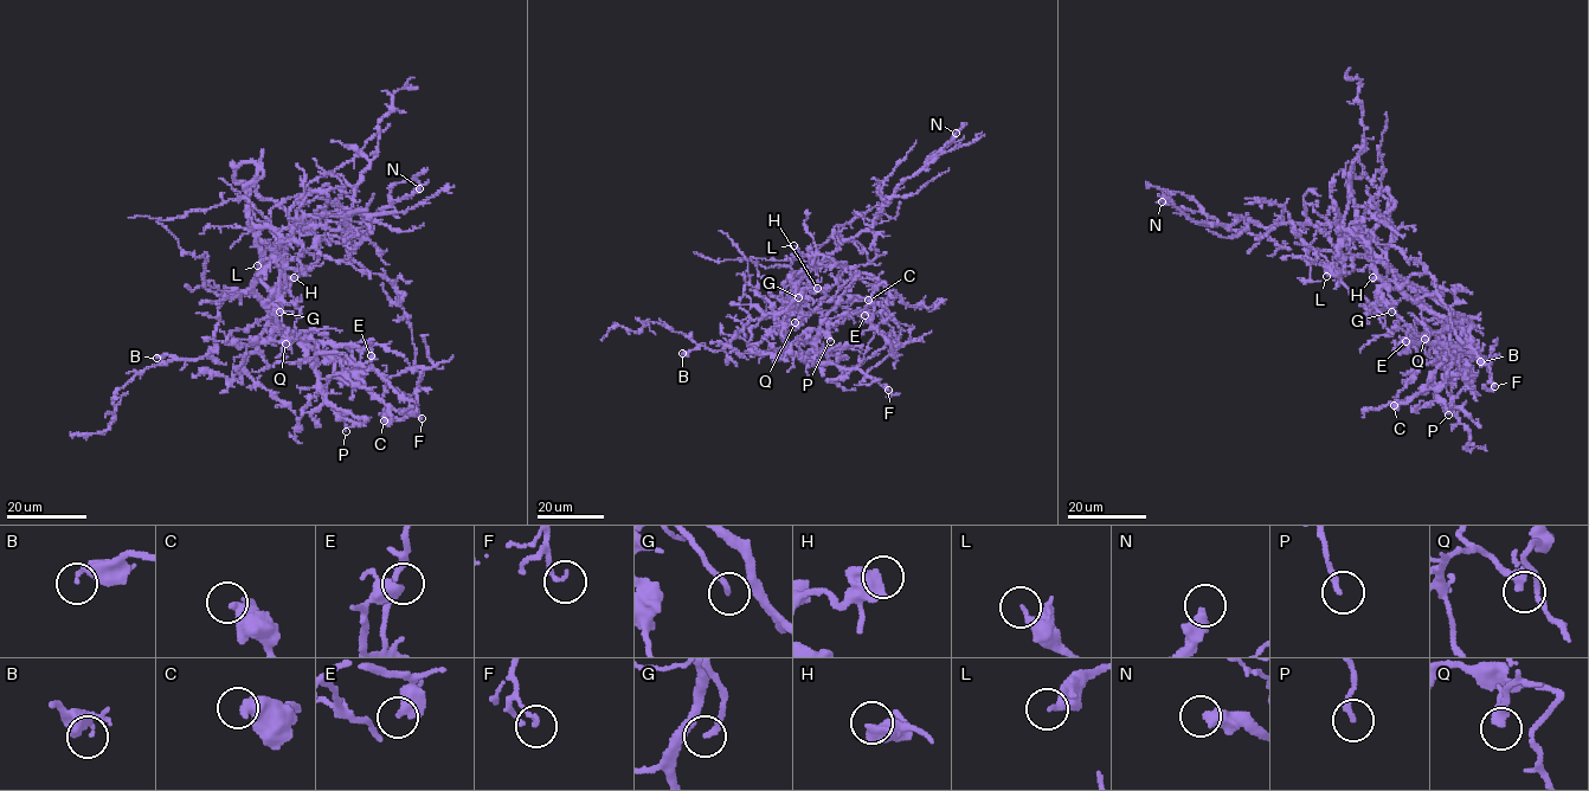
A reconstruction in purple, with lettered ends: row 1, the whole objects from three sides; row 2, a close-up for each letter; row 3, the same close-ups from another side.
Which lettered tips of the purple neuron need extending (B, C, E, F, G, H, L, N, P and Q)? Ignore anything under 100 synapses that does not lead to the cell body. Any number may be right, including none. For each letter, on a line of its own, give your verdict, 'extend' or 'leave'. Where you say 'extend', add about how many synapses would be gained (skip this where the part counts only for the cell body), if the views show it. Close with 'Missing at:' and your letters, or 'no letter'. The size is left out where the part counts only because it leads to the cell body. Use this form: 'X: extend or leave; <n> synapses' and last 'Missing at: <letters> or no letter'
B: leave
C: leave
E: leave
F: leave
G: leave
H: leave
L: leave
N: leave
P: leave
Q: leave
Missing at: no letter

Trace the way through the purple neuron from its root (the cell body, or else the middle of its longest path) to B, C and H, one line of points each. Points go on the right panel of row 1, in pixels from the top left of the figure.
B: (1375, 255), (1433, 312), (1441, 323), (1445, 341), (1467, 355), (1472, 360), (1468, 361), (1474, 358), (1480, 361)
C: (1375, 255), (1406, 282), (1448, 306), (1460, 326), (1451, 328), (1451, 353), (1427, 385), (1407, 403), (1394, 405)
H: (1375, 255), (1387, 271), (1387, 281), (1378, 291), (1382, 282), (1376, 276), (1376, 280), (1372, 277)

